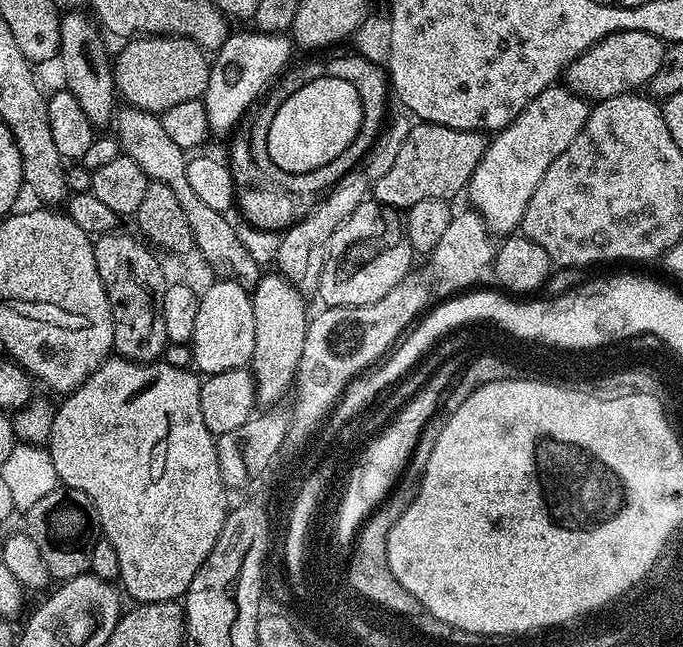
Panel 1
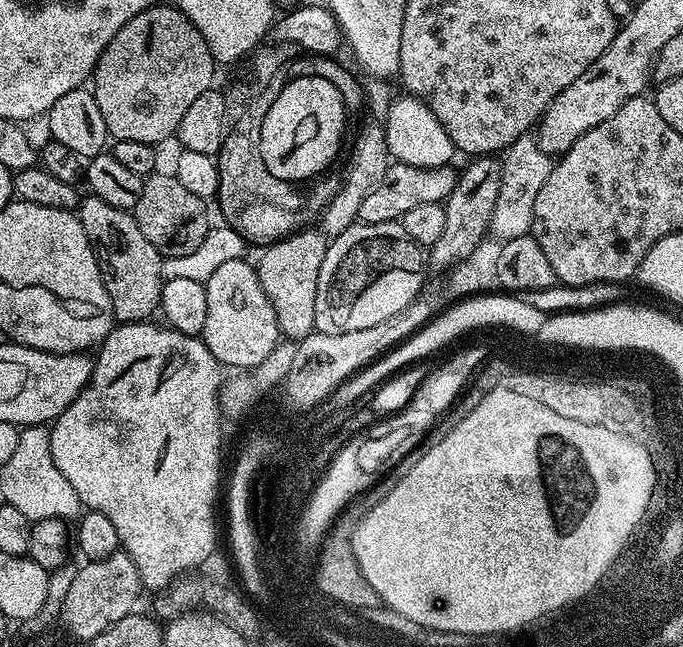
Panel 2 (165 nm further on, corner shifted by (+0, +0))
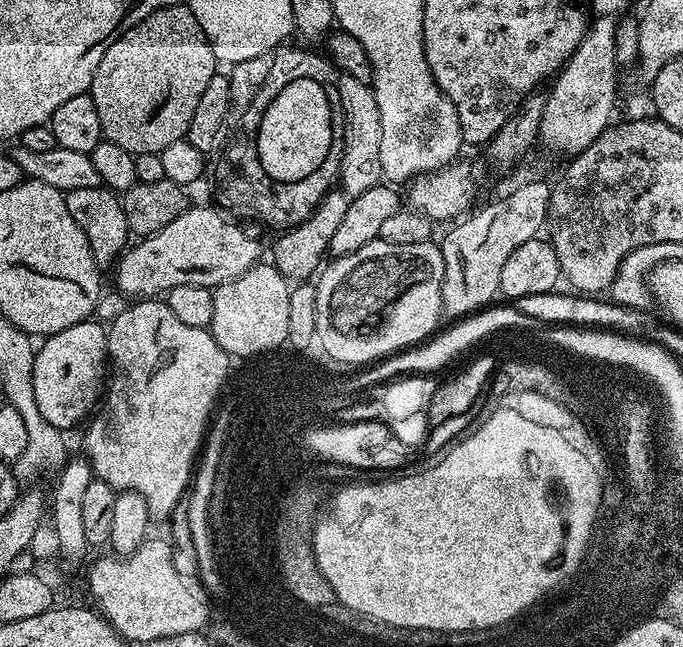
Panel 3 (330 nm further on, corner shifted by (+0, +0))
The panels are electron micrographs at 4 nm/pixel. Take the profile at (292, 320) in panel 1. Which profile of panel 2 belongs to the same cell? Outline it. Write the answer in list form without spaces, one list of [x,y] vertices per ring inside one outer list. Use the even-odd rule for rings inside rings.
[[[301,230],[294,233],[293,236],[287,236],[285,240],[279,240],[273,244],[267,245],[260,256],[260,261],[255,261],[254,267],[258,278],[262,282],[262,290],[270,298],[274,306],[274,314],[278,318],[278,326],[285,337],[299,342],[304,337],[314,331],[316,323],[314,322],[314,298],[316,297],[316,287],[318,286],[318,270],[322,270],[322,258],[326,254],[330,243],[329,237],[325,236],[323,231]]]

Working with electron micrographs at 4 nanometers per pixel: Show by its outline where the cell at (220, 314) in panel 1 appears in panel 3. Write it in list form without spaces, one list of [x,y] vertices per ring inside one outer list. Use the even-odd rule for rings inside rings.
[[[257,262],[246,274],[220,285],[214,291],[214,318],[210,329],[218,346],[232,358],[281,347],[288,339],[291,292],[288,277],[271,262]]]

